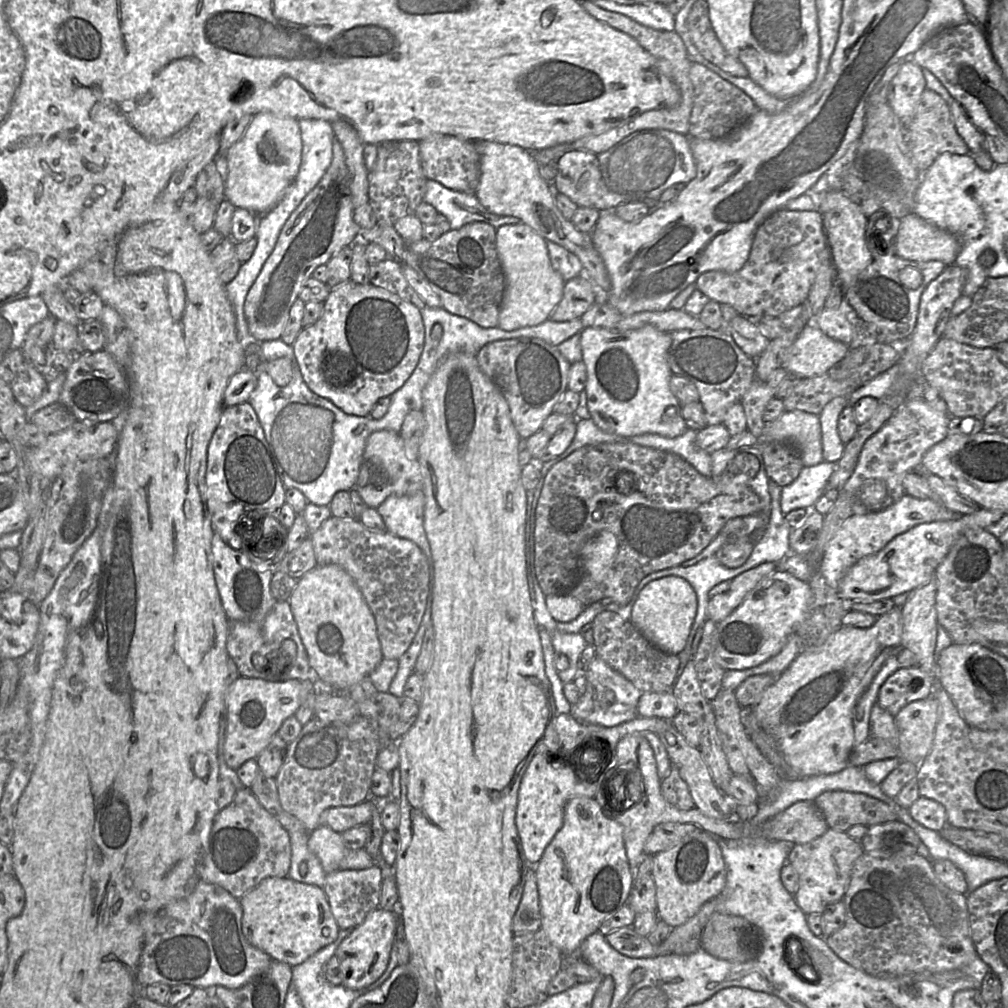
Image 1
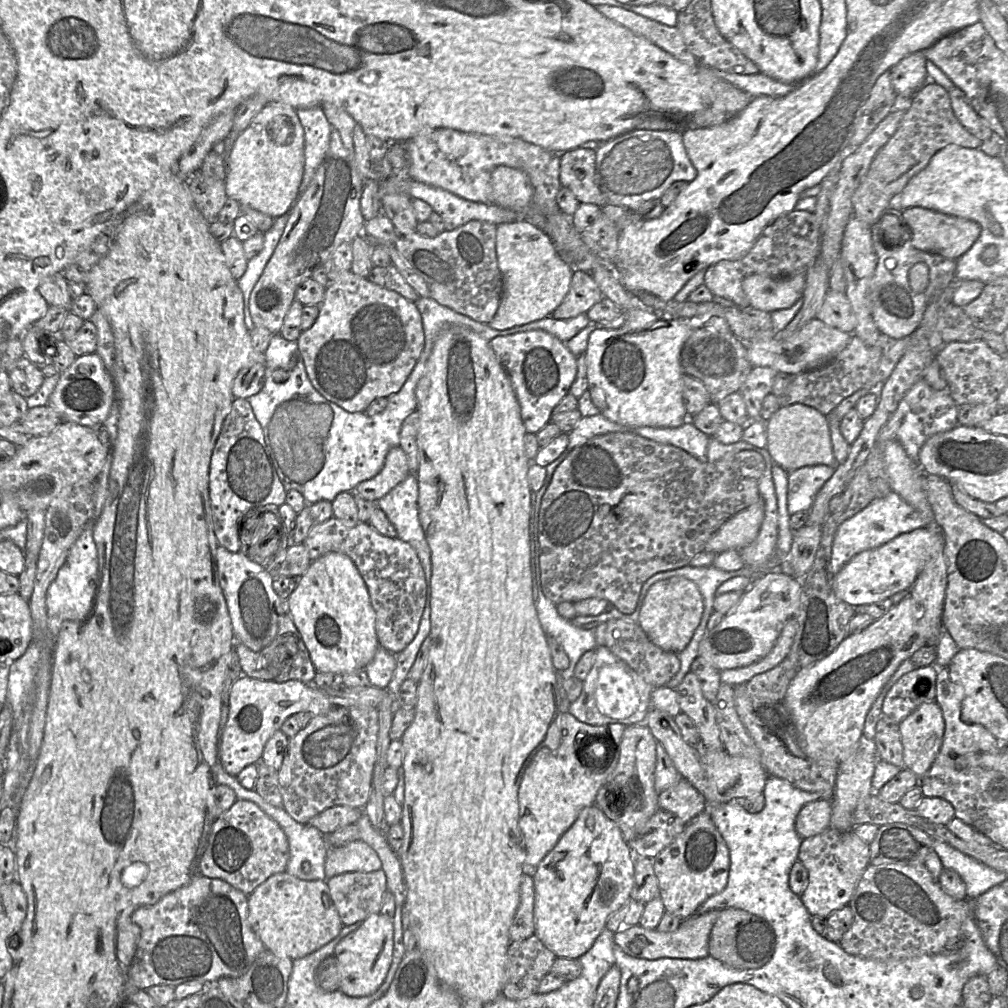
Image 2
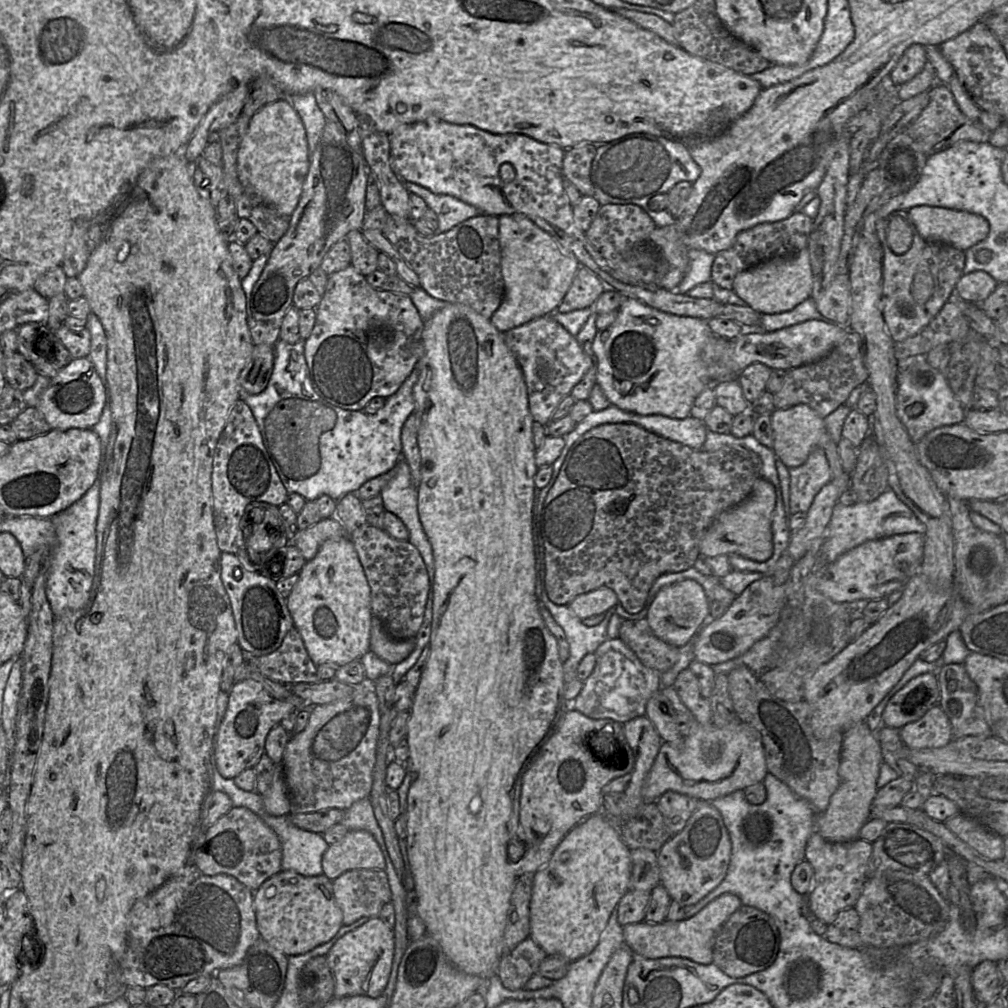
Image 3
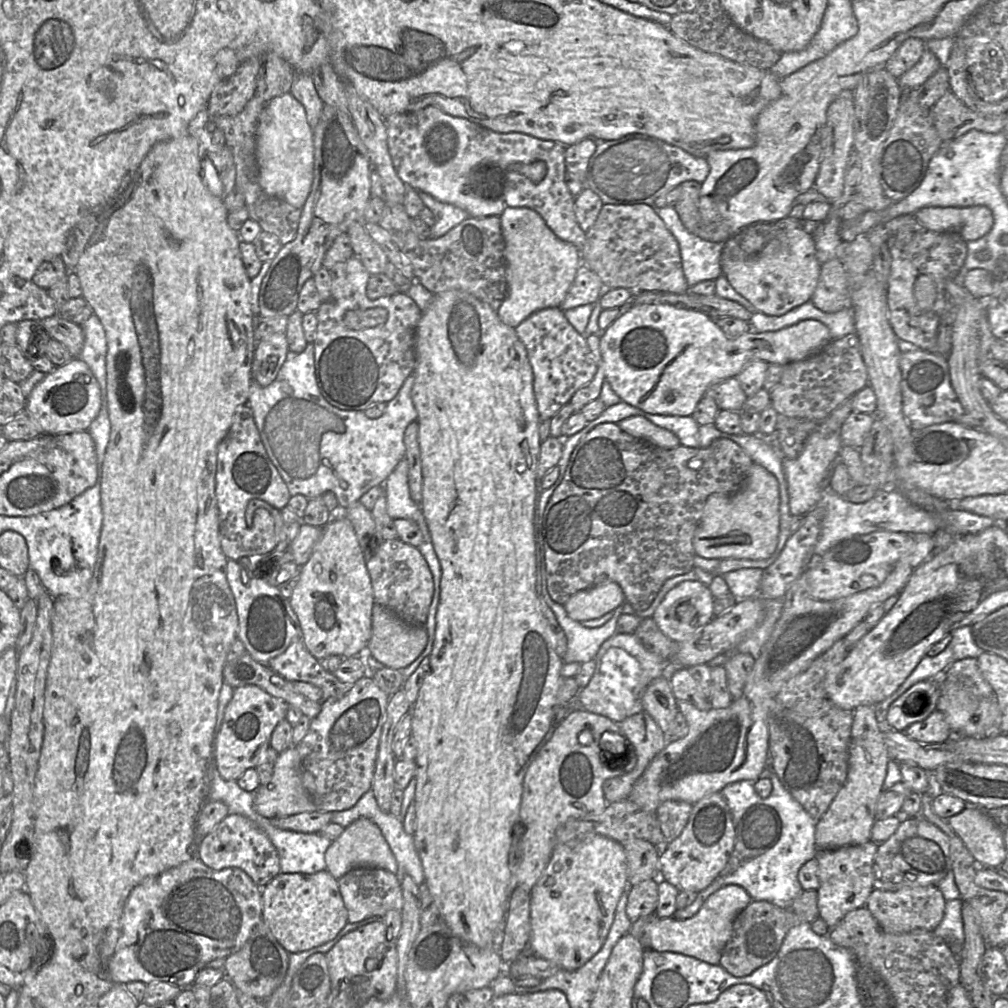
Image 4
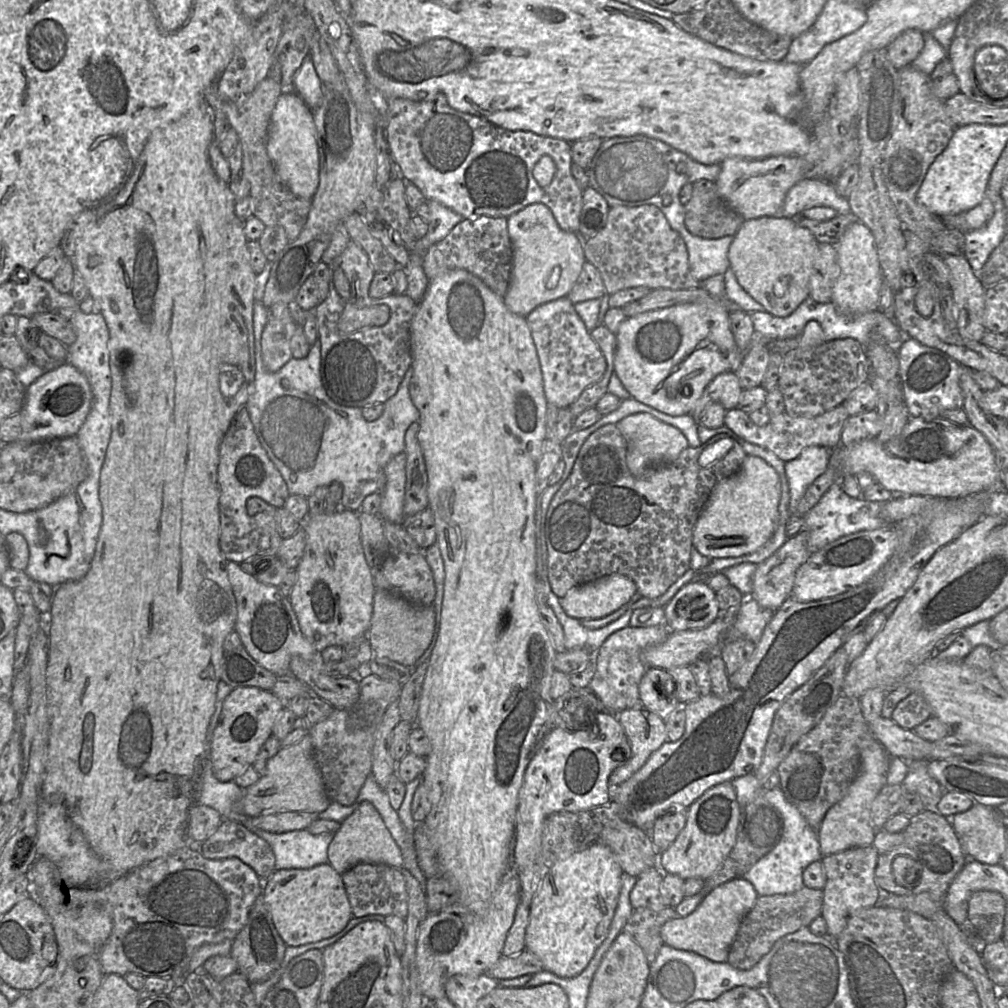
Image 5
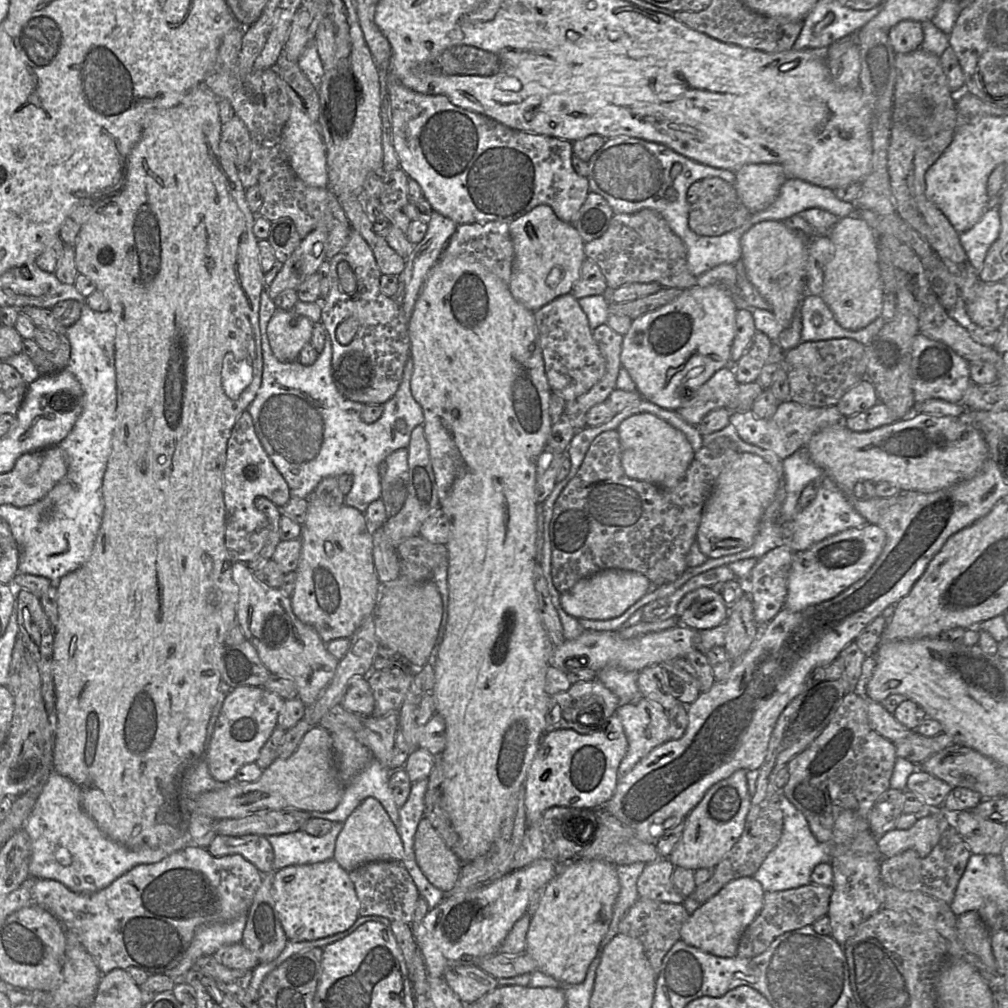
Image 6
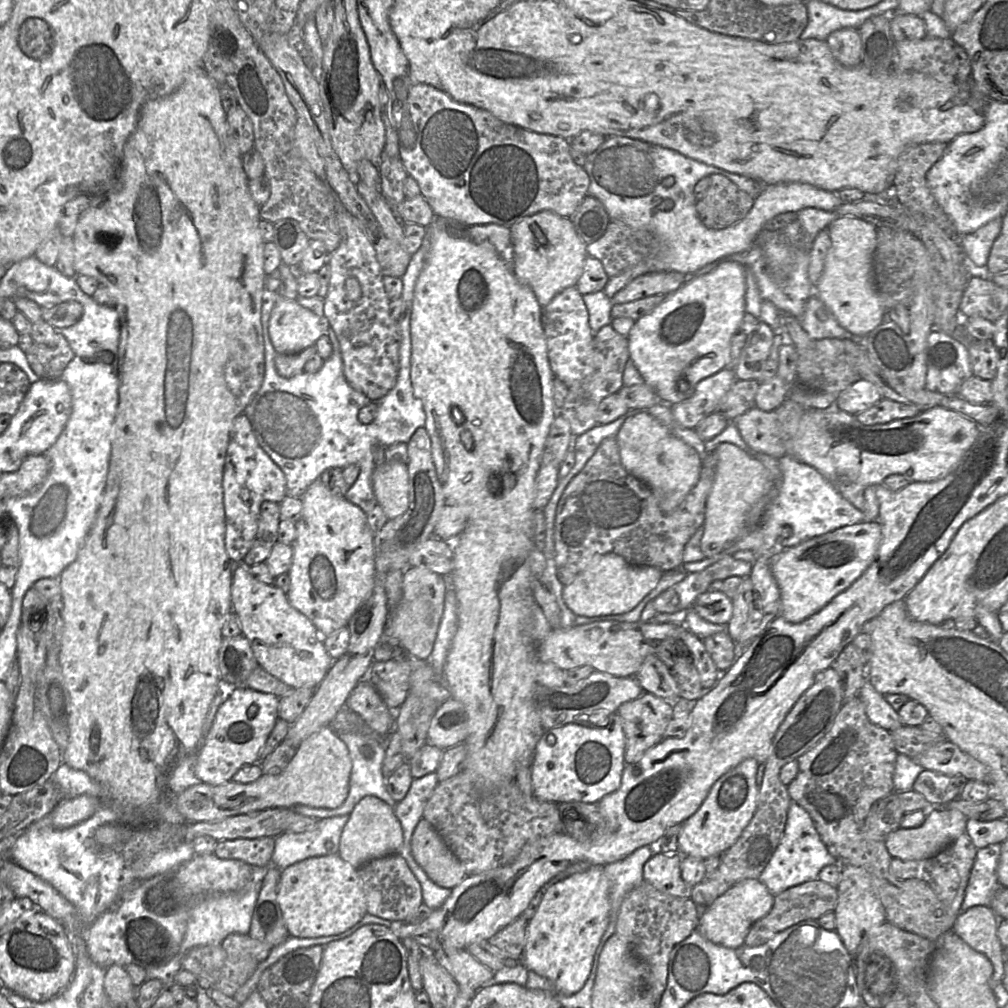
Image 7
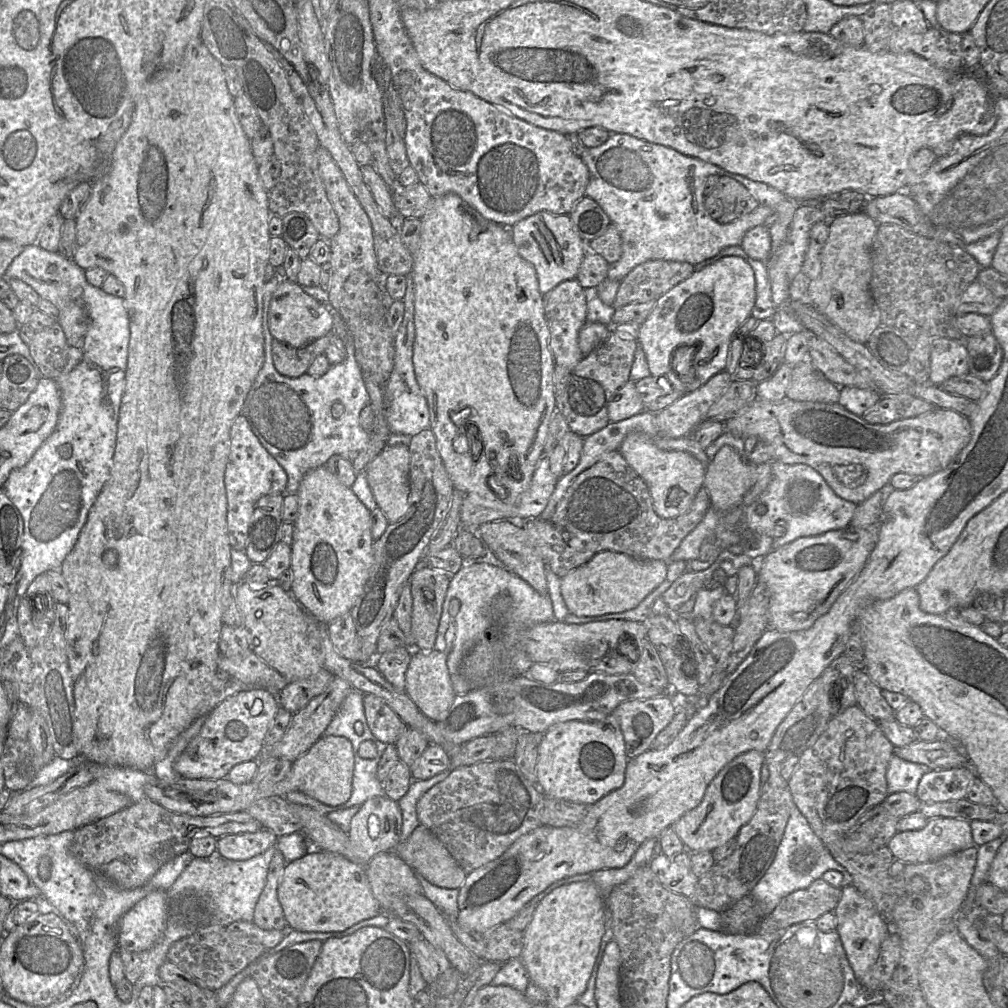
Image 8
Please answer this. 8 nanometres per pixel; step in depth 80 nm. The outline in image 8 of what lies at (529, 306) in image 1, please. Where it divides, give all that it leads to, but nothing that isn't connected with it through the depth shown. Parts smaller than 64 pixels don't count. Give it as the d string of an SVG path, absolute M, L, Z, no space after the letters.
M540 211L517 222L510 230L520 256L535 268L542 295L561 282L577 277L588 251L588 243L576 232L569 214L555 215Z

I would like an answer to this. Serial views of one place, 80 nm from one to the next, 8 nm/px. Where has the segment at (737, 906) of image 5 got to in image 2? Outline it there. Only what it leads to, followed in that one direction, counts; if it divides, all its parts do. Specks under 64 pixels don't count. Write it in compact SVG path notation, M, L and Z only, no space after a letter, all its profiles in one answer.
M712 910L701 915L692 915L683 920L680 926L670 933L659 932L657 929L645 929L639 924L630 928L622 928L614 934L614 943L625 954L634 958L648 960L660 958L702 959L709 956L709 937L720 911Z

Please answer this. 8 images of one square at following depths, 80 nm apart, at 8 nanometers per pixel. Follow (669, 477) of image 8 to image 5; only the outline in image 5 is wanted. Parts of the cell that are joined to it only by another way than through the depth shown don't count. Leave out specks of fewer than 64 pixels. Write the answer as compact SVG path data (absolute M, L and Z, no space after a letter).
M635 413L621 419L616 426L627 444L626 464L629 471L639 476L646 470L675 461L680 453L689 447L683 433L647 413Z

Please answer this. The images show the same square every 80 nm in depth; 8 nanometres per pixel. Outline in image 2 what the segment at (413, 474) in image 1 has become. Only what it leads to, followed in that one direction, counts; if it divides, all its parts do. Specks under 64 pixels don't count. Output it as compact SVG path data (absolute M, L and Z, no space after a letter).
M396 446L388 452L381 471L373 478L360 482L355 490L367 500L378 501L409 473L407 456L400 446Z

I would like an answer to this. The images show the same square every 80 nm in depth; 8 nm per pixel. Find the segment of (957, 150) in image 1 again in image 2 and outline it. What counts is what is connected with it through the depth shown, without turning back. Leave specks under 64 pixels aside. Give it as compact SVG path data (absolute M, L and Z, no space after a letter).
M927 74L927 82L922 85L922 87L914 94L912 99L909 101L908 108L905 111L905 114L898 126L898 129L896 130L894 135L889 139L889 141L884 145L884 147L882 147L880 149L880 151L878 152L876 157L873 159L873 161L871 162L871 165L870 165L868 171L866 172L860 185L862 188L868 188L868 190L870 192L873 192L873 193L879 195L880 198L889 198L889 201L890 201L896 194L898 194L899 192L902 191L902 189L905 187L905 185L909 182L909 180L912 177L914 177L916 174L918 174L921 170L923 170L927 166L927 164L929 163L931 158L938 151L940 151L947 145L957 144L957 145L959 145L961 147L965 147L965 148L978 149L978 148L980 148L982 143L983 142L981 140L979 140L977 137L975 137L973 134L971 134L967 129L965 129L961 125L961 123L958 121L956 116L954 115L952 107L951 107L949 92L945 88L943 88L941 85L936 84L934 81L928 80L928 74Z

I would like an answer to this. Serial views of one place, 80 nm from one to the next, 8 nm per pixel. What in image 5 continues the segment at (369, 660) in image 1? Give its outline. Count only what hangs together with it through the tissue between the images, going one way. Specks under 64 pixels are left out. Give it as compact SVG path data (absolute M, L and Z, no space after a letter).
M342 507L332 514L308 515L303 522L307 542L304 555L296 568L297 581L289 595L302 633L316 651L331 645L345 647L348 643L367 635L372 614L376 586L361 542L361 524L358 511Z

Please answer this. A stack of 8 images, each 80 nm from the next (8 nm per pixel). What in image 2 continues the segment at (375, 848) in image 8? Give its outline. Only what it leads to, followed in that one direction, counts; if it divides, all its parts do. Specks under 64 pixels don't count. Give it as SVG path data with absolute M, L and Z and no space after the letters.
M361 839L345 846L330 846L325 861L327 879L346 872L373 872L381 868L377 852Z

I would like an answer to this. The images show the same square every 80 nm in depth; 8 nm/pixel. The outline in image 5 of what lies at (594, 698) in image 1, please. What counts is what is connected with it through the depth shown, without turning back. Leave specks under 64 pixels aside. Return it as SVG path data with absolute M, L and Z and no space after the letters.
M665 624L649 627L627 626L604 641L594 655L596 671L588 688L601 701L605 711L617 715L623 710L641 706L639 683L648 669L643 661L643 652L650 646L664 642L670 632Z

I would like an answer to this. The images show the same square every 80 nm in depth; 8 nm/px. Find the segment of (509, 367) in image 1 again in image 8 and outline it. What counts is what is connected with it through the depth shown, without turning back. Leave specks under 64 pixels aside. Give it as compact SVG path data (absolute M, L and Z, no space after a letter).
M576 278L561 282L543 295L544 314L549 328L549 346L555 366L562 366L572 371L583 359L578 345L578 335L587 322L587 303L584 288Z

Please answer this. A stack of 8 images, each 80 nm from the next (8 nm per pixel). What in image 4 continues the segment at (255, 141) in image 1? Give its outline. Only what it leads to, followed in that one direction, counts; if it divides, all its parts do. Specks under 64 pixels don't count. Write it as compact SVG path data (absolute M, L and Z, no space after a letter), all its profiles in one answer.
M290 92L273 98L265 105L256 129L255 157L259 170L259 185L266 194L282 199L293 207L303 207L313 182L313 139L314 131L307 121L305 108Z

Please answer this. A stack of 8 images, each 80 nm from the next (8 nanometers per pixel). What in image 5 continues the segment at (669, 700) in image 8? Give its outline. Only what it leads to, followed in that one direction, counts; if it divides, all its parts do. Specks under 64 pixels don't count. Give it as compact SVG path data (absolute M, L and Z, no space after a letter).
M643 706L617 714L631 747L630 758L609 776L612 791L636 773L668 741L665 720Z

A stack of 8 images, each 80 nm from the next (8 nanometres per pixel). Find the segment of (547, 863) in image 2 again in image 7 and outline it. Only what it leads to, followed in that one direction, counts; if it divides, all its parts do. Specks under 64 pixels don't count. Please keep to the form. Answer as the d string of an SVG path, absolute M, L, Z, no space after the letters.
M590 865L583 872L574 873L550 886L531 920L527 923L525 945L520 962L528 971L547 978L564 995L577 993L584 986L593 963L593 957L609 923L610 883L603 866Z

